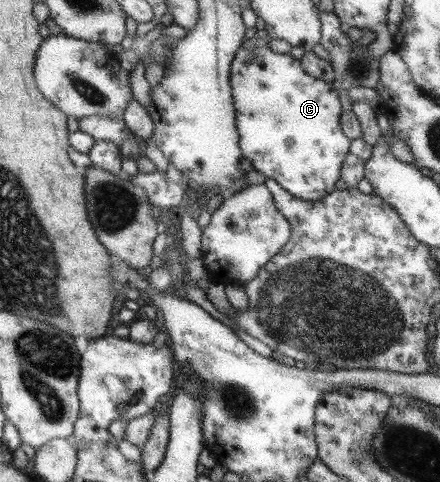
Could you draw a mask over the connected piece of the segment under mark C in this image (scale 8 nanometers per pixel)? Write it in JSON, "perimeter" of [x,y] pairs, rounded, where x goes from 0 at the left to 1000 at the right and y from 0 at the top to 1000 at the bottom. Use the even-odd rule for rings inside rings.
{"perimeter":[[[607,95],[570,102],[543,102],[536,108],[530,129],[525,129],[525,164],[530,218],[536,230],[539,272],[543,274],[545,311],[552,328],[561,328],[573,336],[580,353],[586,353],[605,365],[607,371],[620,371],[634,380],[639,390],[648,392],[657,402],[670,405],[670,411],[684,415],[730,415],[743,402],[764,392],[766,373],[775,371],[773,353],[780,344],[780,334],[795,315],[800,290],[793,288],[775,268],[773,243],[777,241],[780,224],[770,205],[768,187],[757,180],[755,172],[736,170],[720,162],[707,160],[689,147],[684,127],[666,120],[657,110],[630,110],[611,102]]]}

